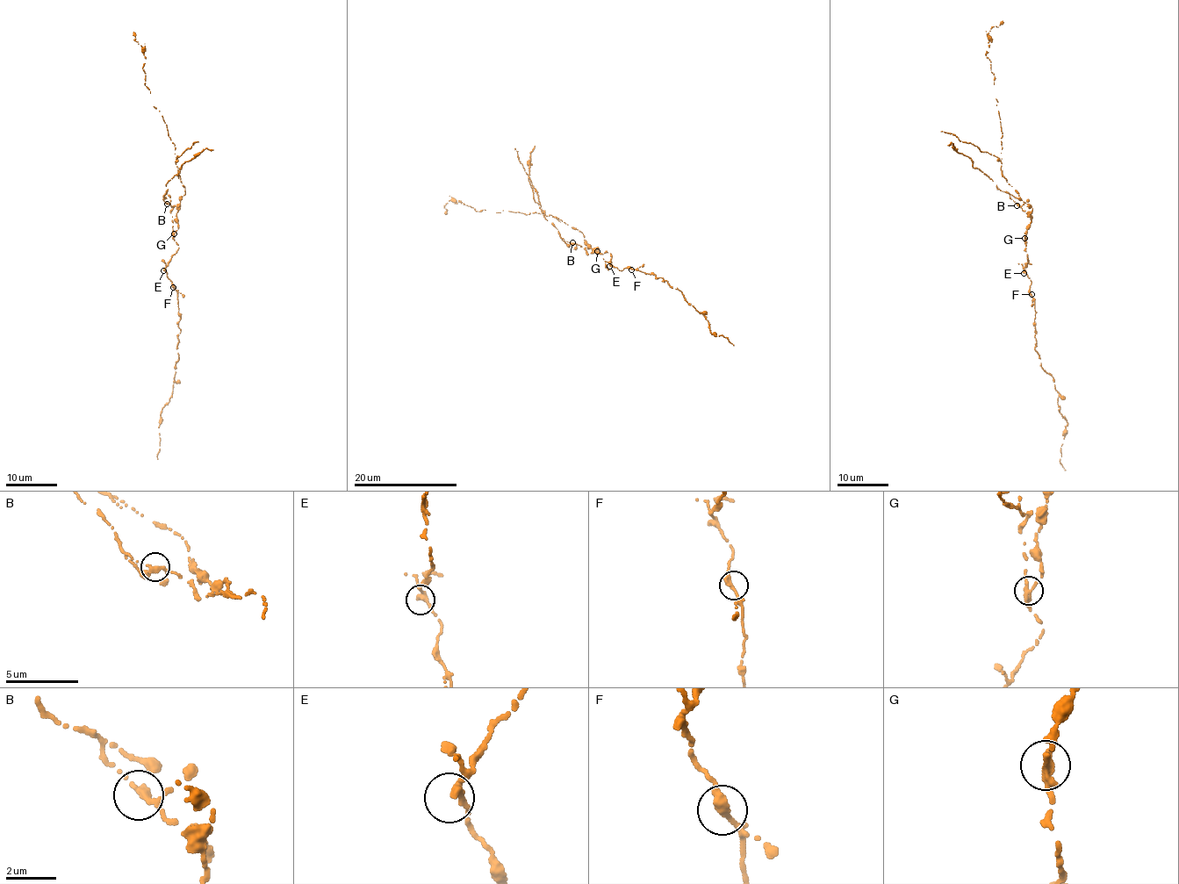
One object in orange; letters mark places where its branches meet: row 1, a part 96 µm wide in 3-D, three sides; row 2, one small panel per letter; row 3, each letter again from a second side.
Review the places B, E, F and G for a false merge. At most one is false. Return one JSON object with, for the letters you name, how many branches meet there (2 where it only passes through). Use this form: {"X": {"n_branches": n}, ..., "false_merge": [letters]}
{"G": {"n_branches": 3}, "false_merge": ["G"]}

